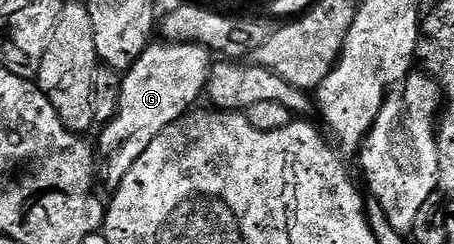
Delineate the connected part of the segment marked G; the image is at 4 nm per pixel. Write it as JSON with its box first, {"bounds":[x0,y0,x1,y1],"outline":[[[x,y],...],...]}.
{"bounds":[98,42,213,190],"outline":[[[153,42],[122,76],[120,109],[109,124],[103,125],[98,143],[98,176],[108,190],[115,188],[130,174],[134,162],[142,158],[146,146],[174,122],[197,107],[205,95],[208,75],[212,72],[213,53],[202,44]]]}

